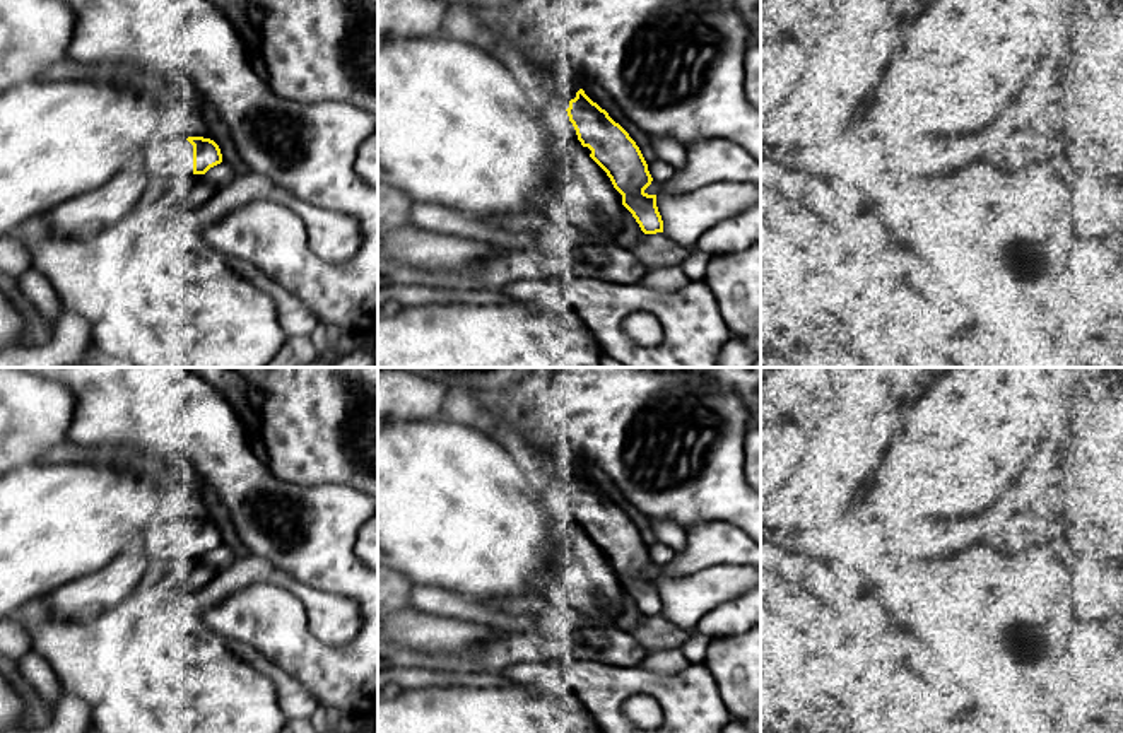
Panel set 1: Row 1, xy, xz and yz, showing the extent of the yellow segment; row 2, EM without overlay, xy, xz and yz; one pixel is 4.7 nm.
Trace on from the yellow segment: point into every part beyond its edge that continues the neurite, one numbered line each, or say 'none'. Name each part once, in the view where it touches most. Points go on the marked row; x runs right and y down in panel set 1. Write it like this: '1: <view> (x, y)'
1: xy (173, 158)

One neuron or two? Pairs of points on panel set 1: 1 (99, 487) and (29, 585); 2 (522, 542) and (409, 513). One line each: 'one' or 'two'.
1: one
2: one

